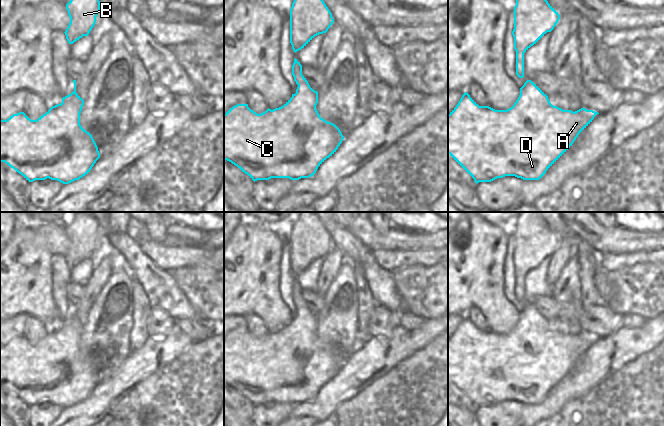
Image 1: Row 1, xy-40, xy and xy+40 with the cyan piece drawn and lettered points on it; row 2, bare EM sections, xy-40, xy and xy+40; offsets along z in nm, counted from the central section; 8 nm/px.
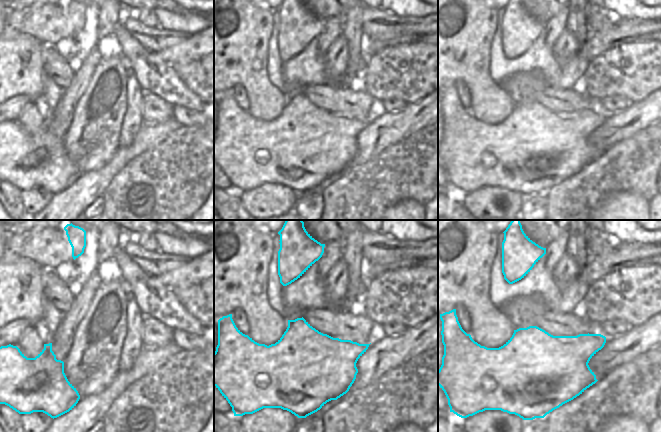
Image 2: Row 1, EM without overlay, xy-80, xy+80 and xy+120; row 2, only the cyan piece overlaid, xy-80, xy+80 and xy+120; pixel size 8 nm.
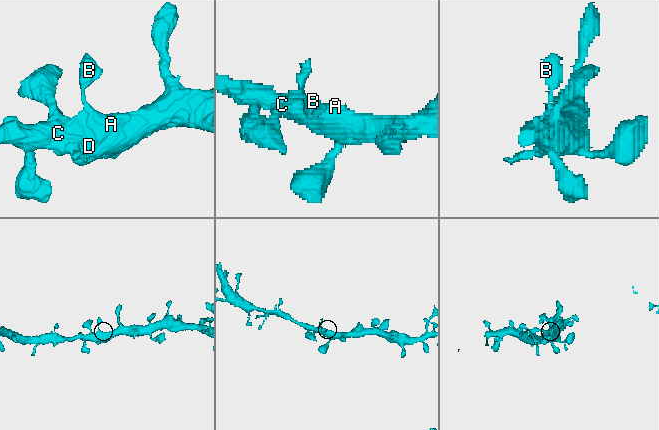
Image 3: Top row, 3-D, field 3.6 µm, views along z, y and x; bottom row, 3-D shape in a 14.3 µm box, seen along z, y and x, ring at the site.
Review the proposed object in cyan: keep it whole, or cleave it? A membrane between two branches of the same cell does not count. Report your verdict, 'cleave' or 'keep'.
keep

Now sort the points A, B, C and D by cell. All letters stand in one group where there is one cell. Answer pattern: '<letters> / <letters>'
A B C D

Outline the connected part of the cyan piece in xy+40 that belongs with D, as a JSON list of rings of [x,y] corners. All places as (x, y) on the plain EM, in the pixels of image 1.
[[[531,304],[524,307],[518,323],[507,334],[479,330],[465,316],[448,339],[448,378],[476,408],[505,400],[539,404],[597,338],[585,332],[573,336],[553,330],[548,320]]]

